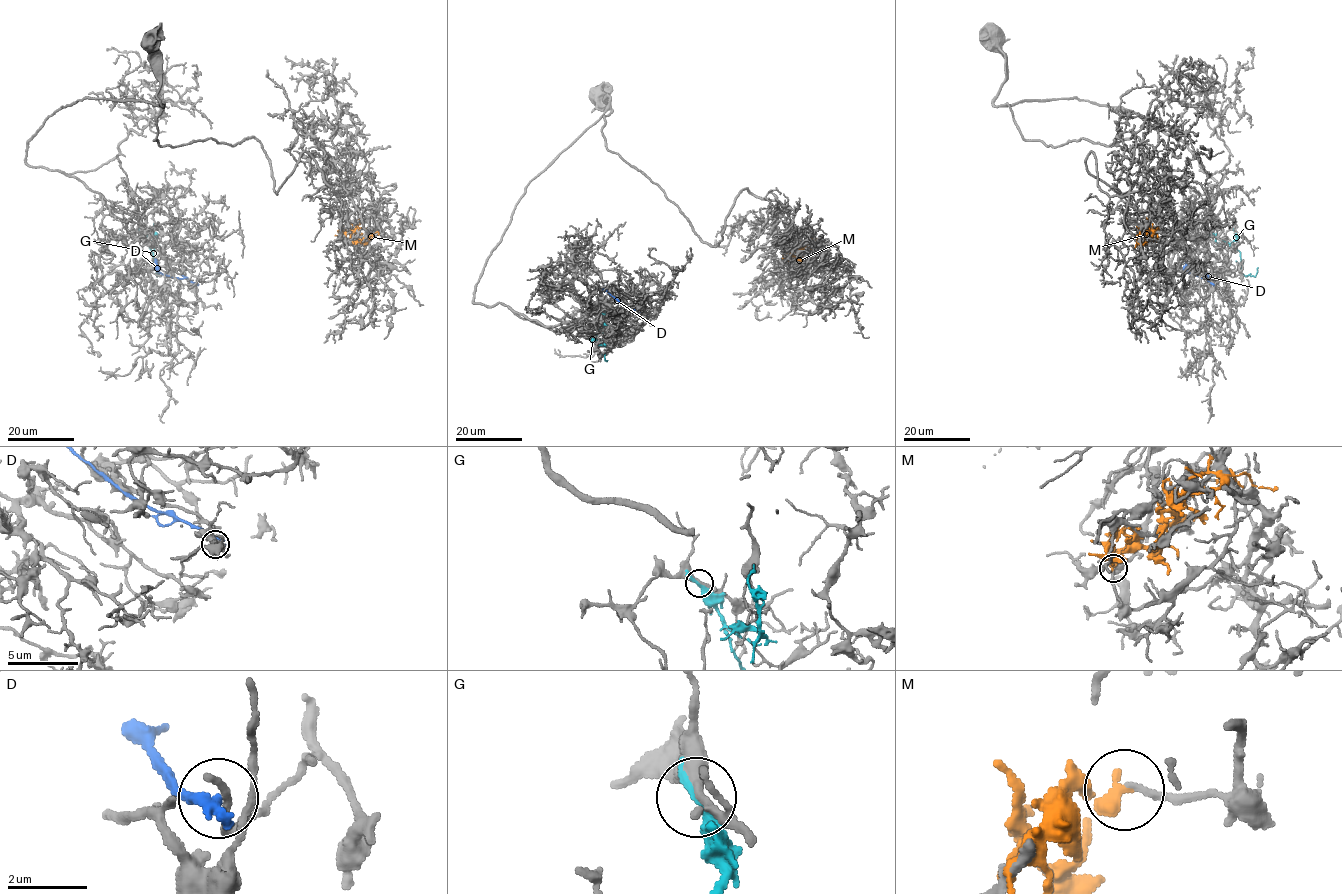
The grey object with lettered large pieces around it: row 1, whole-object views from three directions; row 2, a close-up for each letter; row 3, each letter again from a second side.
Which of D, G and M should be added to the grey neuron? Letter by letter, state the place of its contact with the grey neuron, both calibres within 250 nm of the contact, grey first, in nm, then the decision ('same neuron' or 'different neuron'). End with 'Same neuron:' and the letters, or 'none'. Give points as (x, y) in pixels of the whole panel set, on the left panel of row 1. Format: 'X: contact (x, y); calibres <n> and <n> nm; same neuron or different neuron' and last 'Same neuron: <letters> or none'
D: contact (196, 283); calibres 120 and 360 nm; different neuron
G: contact (141, 231); calibres 280 and 220 nm; different neuron
M: contact (340, 228); calibres 140 and 340 nm; different neuron
Same neuron: none

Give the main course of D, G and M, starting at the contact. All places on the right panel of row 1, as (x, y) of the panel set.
D: (1212, 283), (1191, 275), (1187, 271), (1186, 259)
G: (1234, 231), (1242, 272), (1254, 276), (1258, 267)
M: (1158, 228), (1139, 243), (1136, 238), (1139, 231), (1140, 235)

